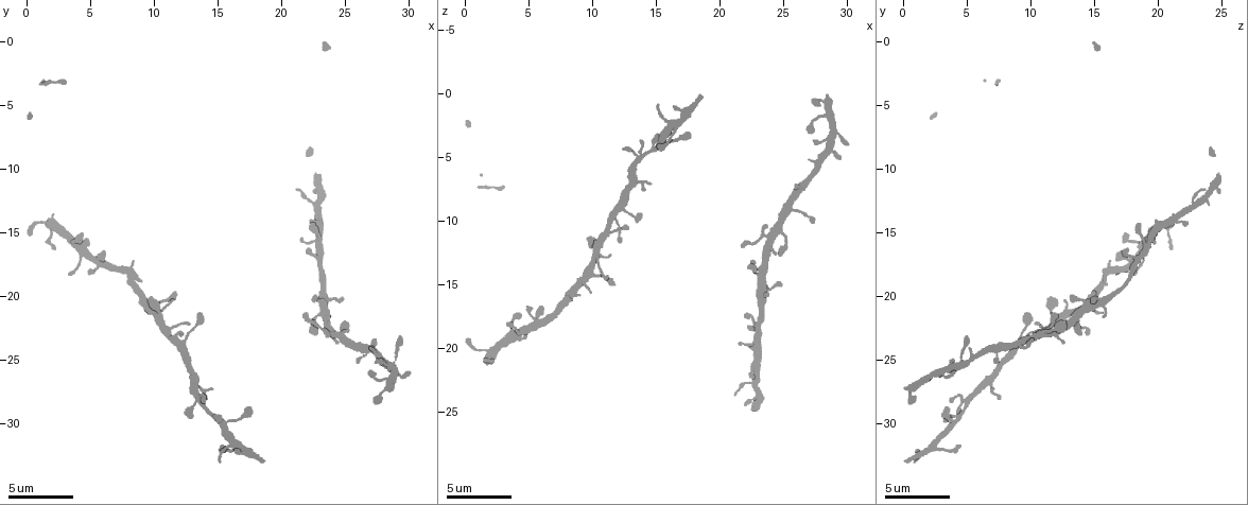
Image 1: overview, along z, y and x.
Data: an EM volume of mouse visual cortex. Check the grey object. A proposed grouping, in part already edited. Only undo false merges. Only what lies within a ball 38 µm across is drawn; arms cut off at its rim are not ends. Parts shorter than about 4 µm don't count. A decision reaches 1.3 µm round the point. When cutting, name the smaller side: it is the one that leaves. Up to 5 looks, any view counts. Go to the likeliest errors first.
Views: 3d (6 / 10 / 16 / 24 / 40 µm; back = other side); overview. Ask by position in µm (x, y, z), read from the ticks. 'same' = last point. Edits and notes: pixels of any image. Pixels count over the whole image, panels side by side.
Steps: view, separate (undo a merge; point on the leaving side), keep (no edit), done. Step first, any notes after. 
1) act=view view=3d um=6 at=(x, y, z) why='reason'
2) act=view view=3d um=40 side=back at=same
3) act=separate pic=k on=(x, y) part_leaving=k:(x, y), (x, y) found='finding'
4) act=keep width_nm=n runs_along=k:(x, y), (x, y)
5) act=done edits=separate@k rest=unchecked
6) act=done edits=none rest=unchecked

act=view view=3d um=6 at=(12.0, 24.0, 8.8) why='two arms in line, one across'

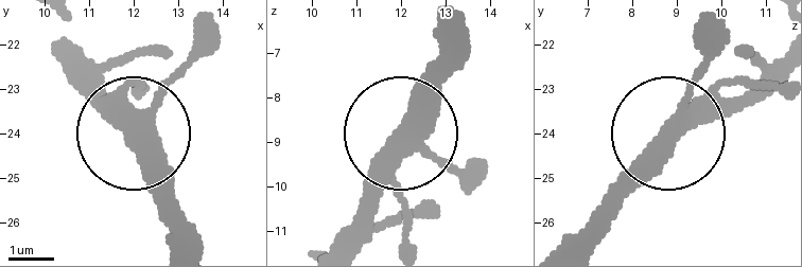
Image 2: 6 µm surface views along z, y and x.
act=keep width_nm=390 runs_along=2:(715, 37), (669, 136), (593, 212) found='continuous, no second cell'

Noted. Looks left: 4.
act=view view=3d um=10 at=(14.2, 28.8, 4.8) why='four arms meet'

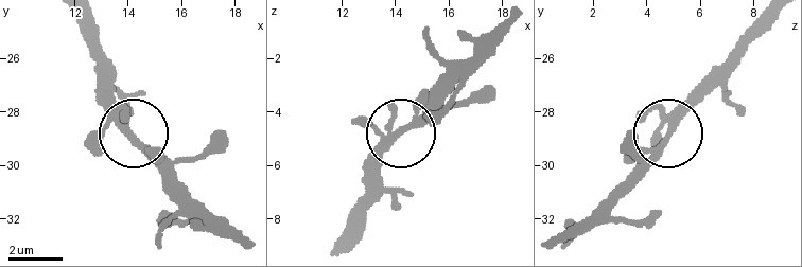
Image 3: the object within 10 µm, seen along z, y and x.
act=view view=3d um=6 at=(14.0, 28.9, 4.9)

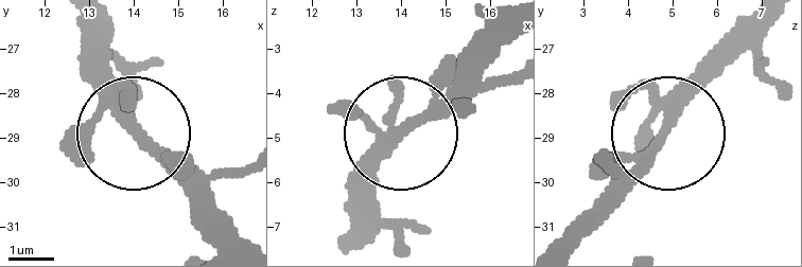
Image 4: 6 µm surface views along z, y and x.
act=keep arms=4 found='one cell here'

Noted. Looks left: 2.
act=view view=3d um=10 at=(6.4, 17.8, 17.6) why='narrows sharply'

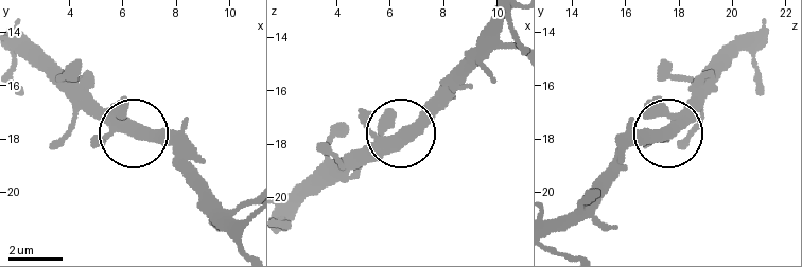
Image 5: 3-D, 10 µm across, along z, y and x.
act=keep runs_along=5:(501, 22), (407, 124), (373, 145), (342, 177) found='all the same cell'

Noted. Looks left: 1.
act=done edits=none rest=unchecked

